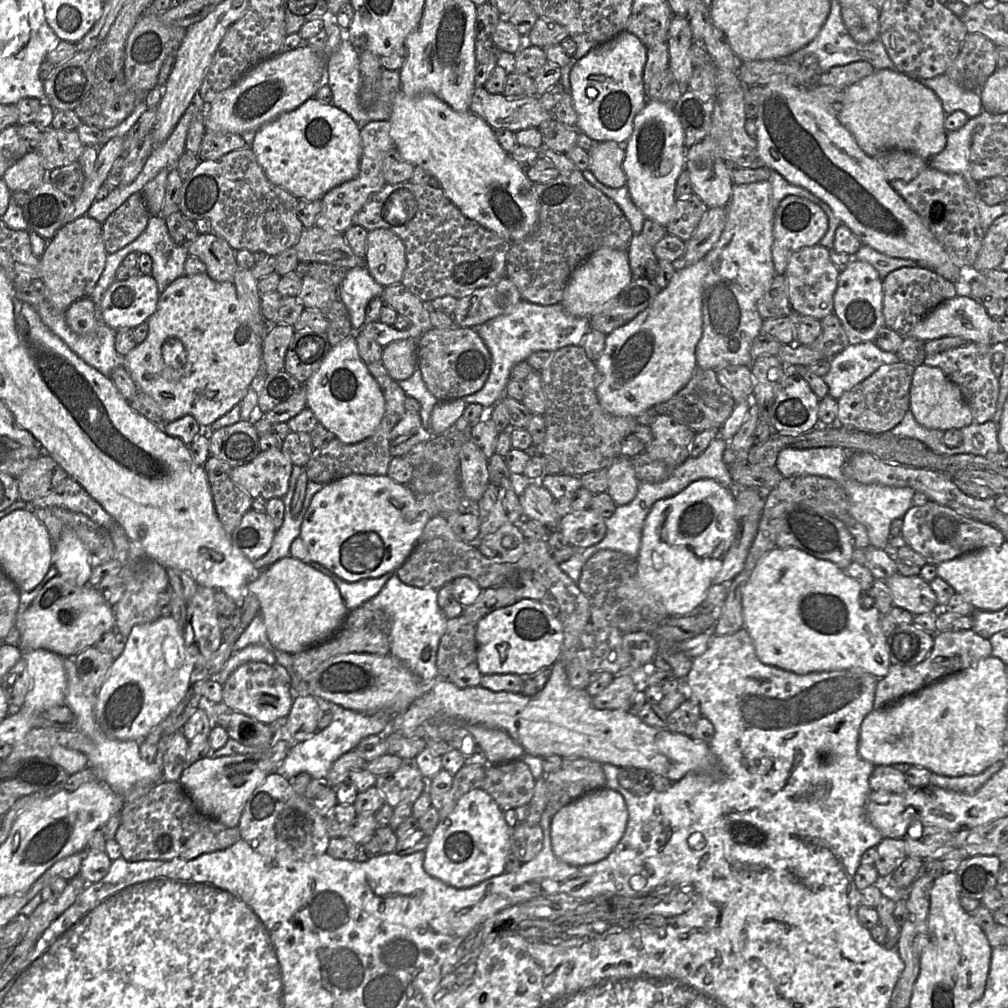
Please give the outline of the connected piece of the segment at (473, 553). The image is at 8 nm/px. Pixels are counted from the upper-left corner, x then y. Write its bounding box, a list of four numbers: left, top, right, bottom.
[395,509,530,590]

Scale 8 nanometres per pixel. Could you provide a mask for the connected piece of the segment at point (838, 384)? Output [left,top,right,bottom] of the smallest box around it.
[822,341,898,400]

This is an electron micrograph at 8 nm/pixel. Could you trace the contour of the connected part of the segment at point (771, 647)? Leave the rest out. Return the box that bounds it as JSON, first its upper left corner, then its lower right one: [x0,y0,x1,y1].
[742,547,891,679]

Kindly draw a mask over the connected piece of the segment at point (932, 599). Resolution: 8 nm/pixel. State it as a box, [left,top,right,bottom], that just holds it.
[884,572,940,615]

